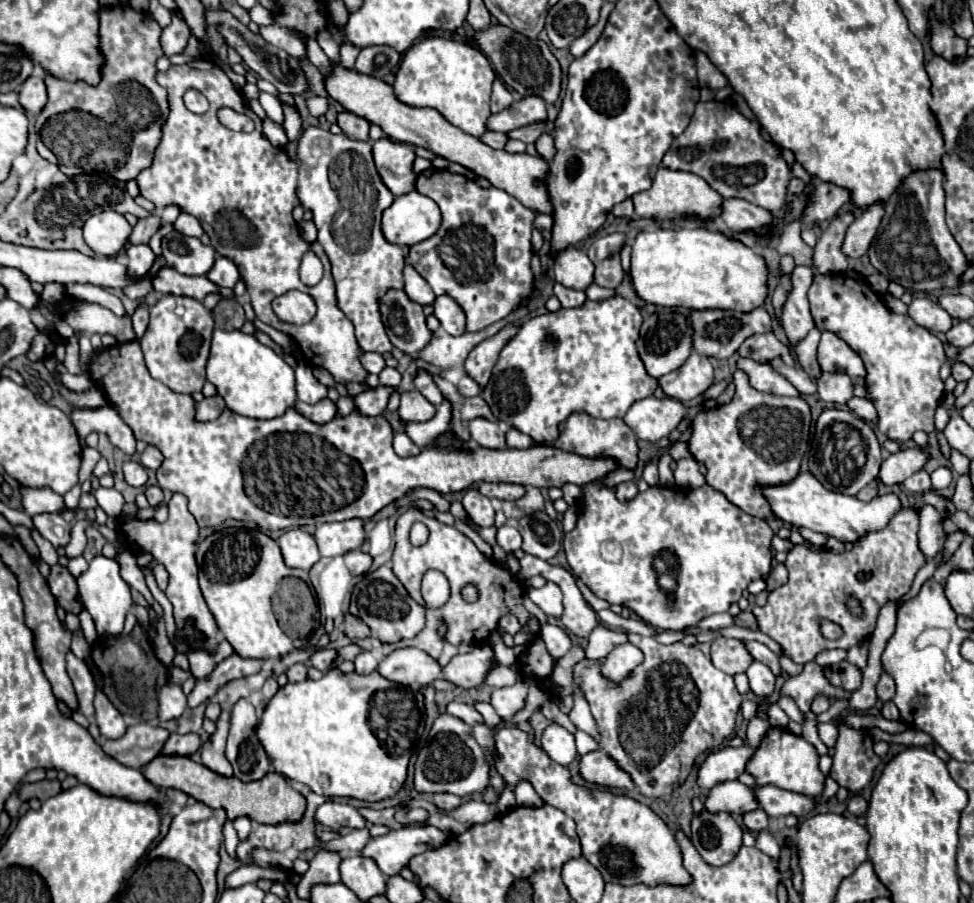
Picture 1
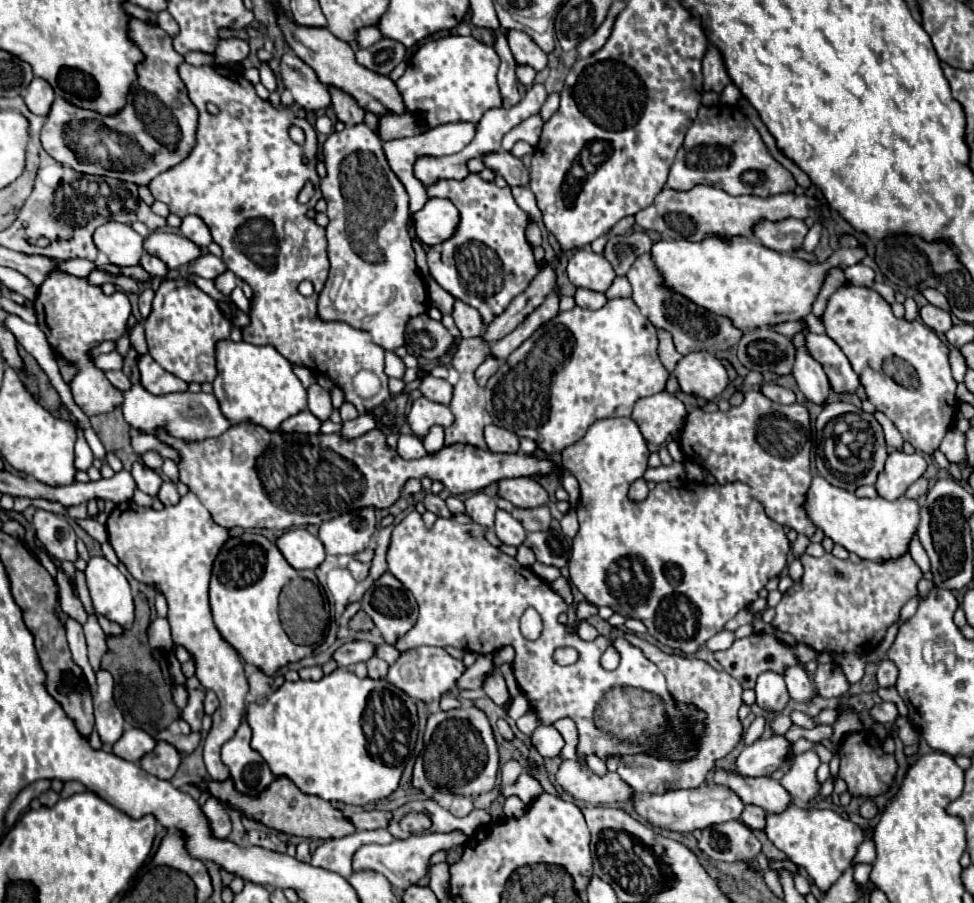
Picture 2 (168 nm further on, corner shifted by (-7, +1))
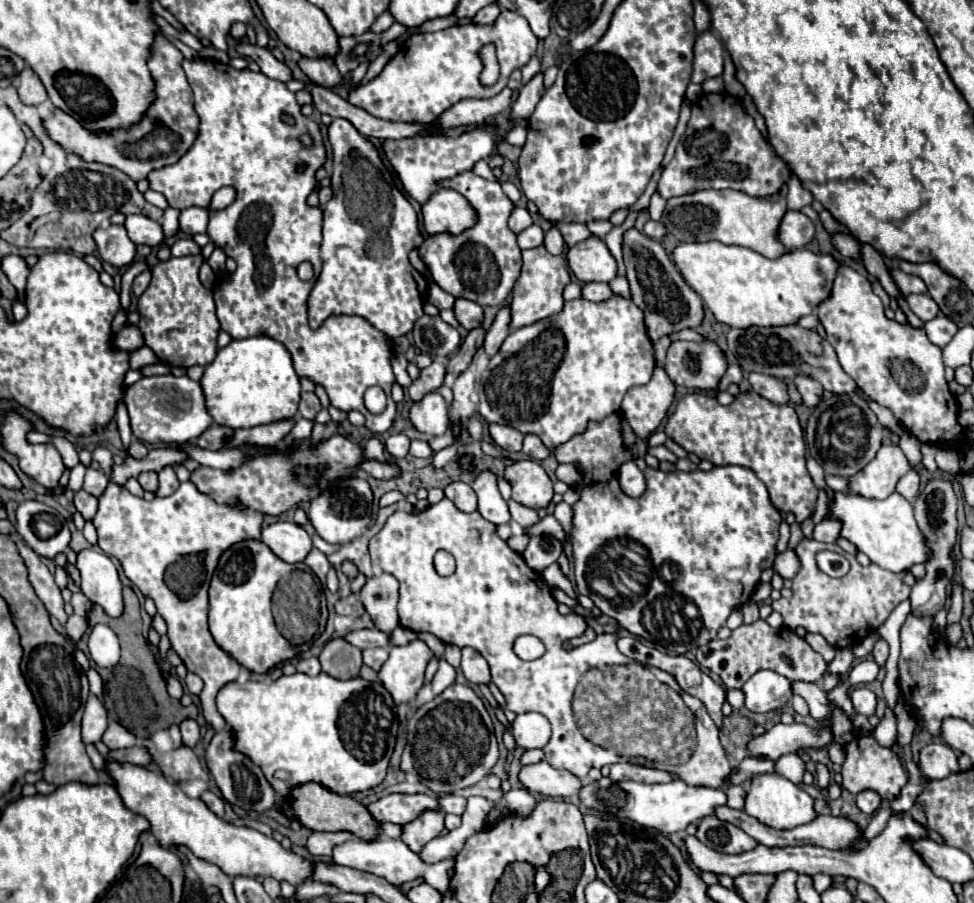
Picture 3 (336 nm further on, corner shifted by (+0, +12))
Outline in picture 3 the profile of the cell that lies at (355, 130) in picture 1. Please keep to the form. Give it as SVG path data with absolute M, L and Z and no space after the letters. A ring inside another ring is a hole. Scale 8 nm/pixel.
M302 56L298 66L312 82L316 82L320 86L336 86L342 82L342 76L340 76L340 72L334 66L334 60L330 56L322 56L322 58Z

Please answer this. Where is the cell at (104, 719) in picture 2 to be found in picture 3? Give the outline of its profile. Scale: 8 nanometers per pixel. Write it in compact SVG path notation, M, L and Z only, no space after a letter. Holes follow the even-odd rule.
M90 694L84 716L82 716L82 742L96 744L102 738L106 726L108 726L106 708L102 706L102 702L96 696Z

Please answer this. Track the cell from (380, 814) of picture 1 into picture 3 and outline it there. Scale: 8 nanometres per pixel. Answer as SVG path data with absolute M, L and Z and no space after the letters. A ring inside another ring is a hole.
M422 812L414 822L404 826L402 840L410 850L420 852L420 848L426 842L430 842L432 838L436 838L442 830L444 830L444 814L442 812Z

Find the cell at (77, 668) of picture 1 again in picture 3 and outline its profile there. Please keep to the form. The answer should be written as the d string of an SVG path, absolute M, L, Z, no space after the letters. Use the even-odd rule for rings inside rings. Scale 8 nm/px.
M16 540L18 552L24 558L24 564L28 568L28 580L34 586L38 598L44 602L44 606L48 608L48 612L60 620L60 624L66 622L66 612L64 612L64 600L60 596L60 590L54 582L54 576L50 574L50 570L42 564L40 556L36 556L36 552L32 552L32 548L28 548L24 544L24 540Z

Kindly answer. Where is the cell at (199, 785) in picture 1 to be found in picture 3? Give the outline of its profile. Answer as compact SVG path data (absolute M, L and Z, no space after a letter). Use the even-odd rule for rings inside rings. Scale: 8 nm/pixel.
M310 782L300 788L292 790L292 804L282 804L282 810L288 814L288 818L298 818L302 826L310 830L324 830L324 832L352 832L360 840L376 840L380 836L380 822L372 818L368 808L360 804L354 798L348 796L336 796L334 792L328 792L326 788Z

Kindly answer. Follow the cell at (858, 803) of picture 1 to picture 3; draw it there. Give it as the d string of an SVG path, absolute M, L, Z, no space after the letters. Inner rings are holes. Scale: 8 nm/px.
M864 790L858 794L858 808L864 814L874 814L876 808L880 806L880 802L882 802L882 798L874 790Z

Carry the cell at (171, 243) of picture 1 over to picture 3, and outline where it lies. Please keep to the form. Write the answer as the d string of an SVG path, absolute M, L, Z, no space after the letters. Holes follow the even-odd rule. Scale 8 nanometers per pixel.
M142 214L126 216L124 228L126 228L126 232L134 244L146 244L150 248L156 248L164 238L162 226L154 220L150 220L148 216L142 216Z

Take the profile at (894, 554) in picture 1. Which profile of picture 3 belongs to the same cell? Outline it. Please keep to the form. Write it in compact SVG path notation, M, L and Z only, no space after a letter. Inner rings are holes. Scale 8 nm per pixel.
M804 538L796 546L796 554L800 556L802 568L798 576L792 580L792 598L790 600L774 600L772 608L782 614L784 626L788 628L798 628L804 626L808 632L822 634L834 648L850 648L862 642L870 632L874 632L888 616L890 612L910 596L910 588L902 582L902 574L886 572L884 568L870 564L868 568L860 566L858 560L844 552L836 544L822 544L816 540ZM820 550L832 550L848 558L850 562L850 572L844 578L830 578L824 574L818 564L816 564L816 554Z

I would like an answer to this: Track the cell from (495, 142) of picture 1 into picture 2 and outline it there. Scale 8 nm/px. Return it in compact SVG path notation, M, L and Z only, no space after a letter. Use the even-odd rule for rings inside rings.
M533 115L531 119L525 119L523 123L519 123L517 127L513 127L505 137L503 137L503 143L501 147L505 151L511 151L511 147L517 143L517 141L527 141L531 143L533 147L539 143L539 137L541 137L541 127L543 127L543 121L539 115Z

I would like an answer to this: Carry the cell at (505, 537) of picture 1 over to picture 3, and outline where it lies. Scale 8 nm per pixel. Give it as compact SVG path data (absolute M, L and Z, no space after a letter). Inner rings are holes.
M480 470L472 482L472 490L478 496L478 512L494 522L494 524L508 524L510 522L510 512L506 506L506 500L502 498L498 484L496 484L496 474L492 470Z

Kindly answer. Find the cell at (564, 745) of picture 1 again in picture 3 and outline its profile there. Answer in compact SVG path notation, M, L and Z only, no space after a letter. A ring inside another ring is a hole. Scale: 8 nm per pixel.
M538 712L518 714L512 722L512 736L520 748L544 748L550 736L550 724Z

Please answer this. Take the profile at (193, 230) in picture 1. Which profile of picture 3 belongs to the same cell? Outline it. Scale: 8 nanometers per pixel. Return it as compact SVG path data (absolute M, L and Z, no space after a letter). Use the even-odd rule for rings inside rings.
M192 206L192 208L182 210L182 214L180 214L180 230L186 236L206 232L206 226L208 226L208 212L204 208Z

